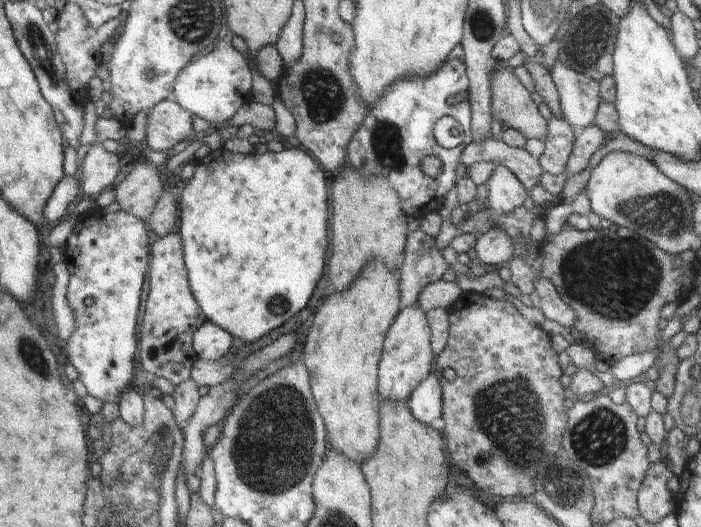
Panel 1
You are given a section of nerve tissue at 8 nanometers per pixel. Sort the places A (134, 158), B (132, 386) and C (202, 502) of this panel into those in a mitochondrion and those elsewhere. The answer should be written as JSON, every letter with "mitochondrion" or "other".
{"A":"other","B":"other","C":"other"}

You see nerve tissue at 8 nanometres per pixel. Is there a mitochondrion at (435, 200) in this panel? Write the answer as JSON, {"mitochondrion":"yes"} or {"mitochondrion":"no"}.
{"mitochondrion":"no"}

